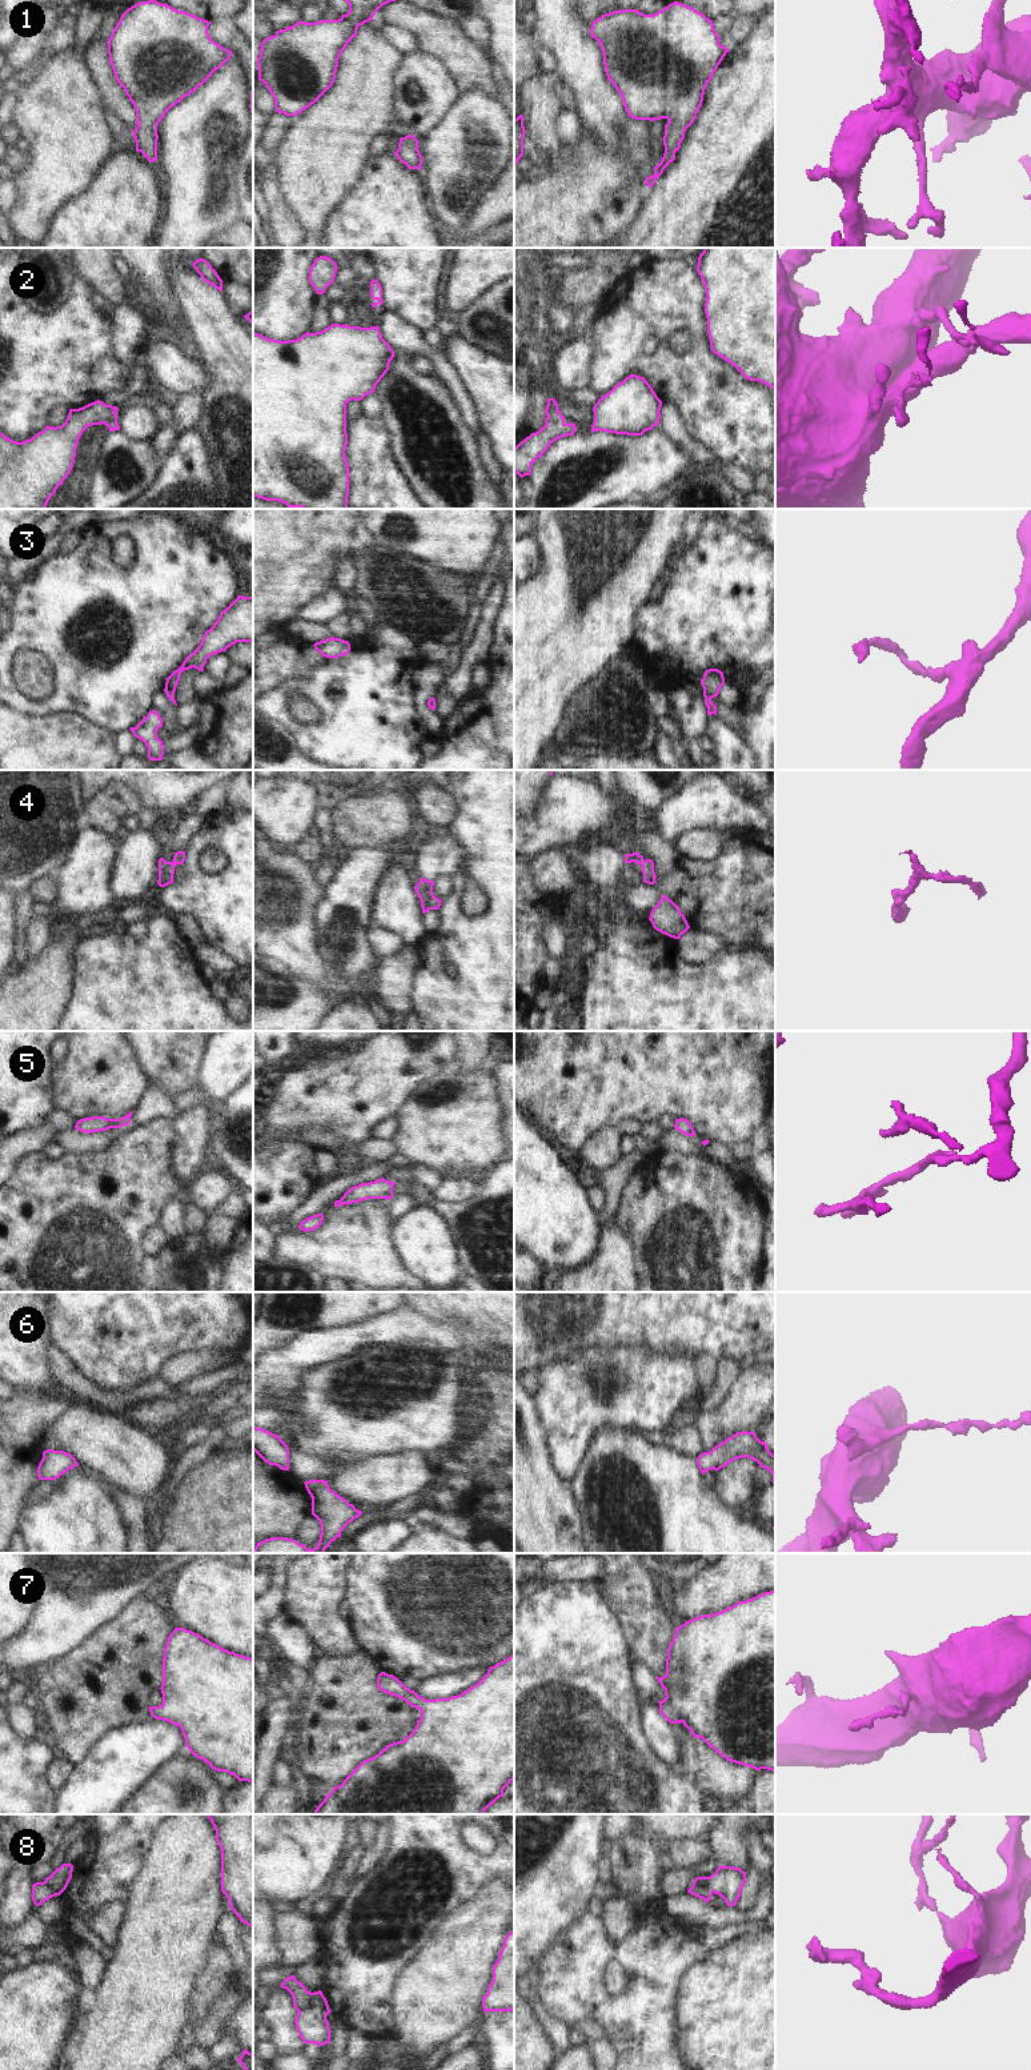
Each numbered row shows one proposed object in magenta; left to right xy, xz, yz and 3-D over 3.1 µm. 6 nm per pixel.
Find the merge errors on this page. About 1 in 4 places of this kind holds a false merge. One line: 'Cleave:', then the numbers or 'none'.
Cleave: 8

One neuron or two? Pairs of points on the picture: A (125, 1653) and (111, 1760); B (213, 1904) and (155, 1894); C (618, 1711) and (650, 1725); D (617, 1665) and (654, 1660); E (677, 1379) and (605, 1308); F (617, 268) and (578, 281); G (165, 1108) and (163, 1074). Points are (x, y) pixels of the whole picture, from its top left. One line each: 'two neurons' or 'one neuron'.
A: two neurons
B: one neuron
C: two neurons
D: two neurons
E: two neurons
F: one neuron
G: two neurons

